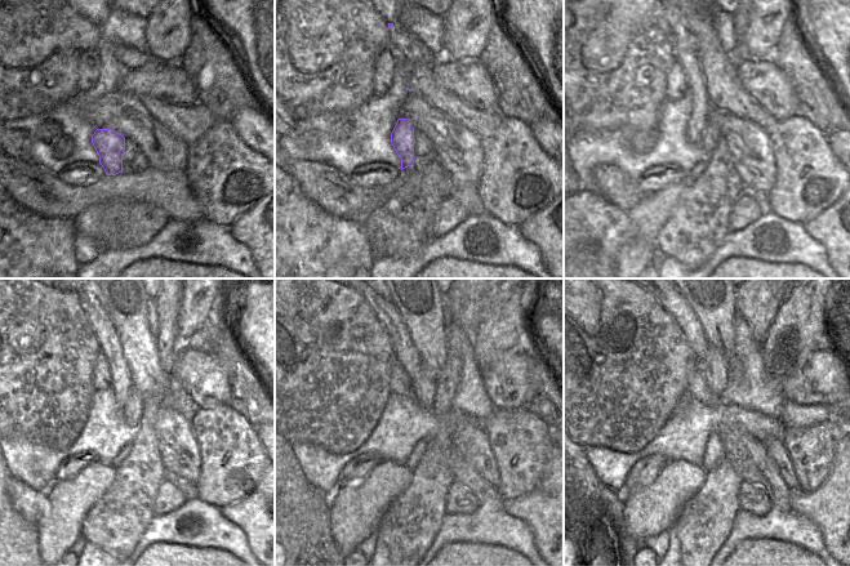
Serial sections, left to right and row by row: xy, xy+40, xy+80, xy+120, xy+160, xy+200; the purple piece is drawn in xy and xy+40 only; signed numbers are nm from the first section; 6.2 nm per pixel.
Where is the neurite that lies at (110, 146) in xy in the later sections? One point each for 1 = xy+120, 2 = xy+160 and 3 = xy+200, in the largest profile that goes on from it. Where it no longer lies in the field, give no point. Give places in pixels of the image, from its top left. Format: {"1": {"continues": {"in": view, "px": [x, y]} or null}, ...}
{"1": {"continues": {"in": "xy+120", "px": [119, 371]}}, "2": {"continues": {"in": "xy+160", "px": [405, 355]}}, "3": {"continues": {"in": "xy+200", "px": [693, 333]}}}

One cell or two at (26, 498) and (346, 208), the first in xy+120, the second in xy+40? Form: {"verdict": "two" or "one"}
{"verdict": "two"}

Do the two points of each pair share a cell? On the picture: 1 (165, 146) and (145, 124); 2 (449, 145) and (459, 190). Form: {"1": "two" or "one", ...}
{"1": "one", "2": "two"}

